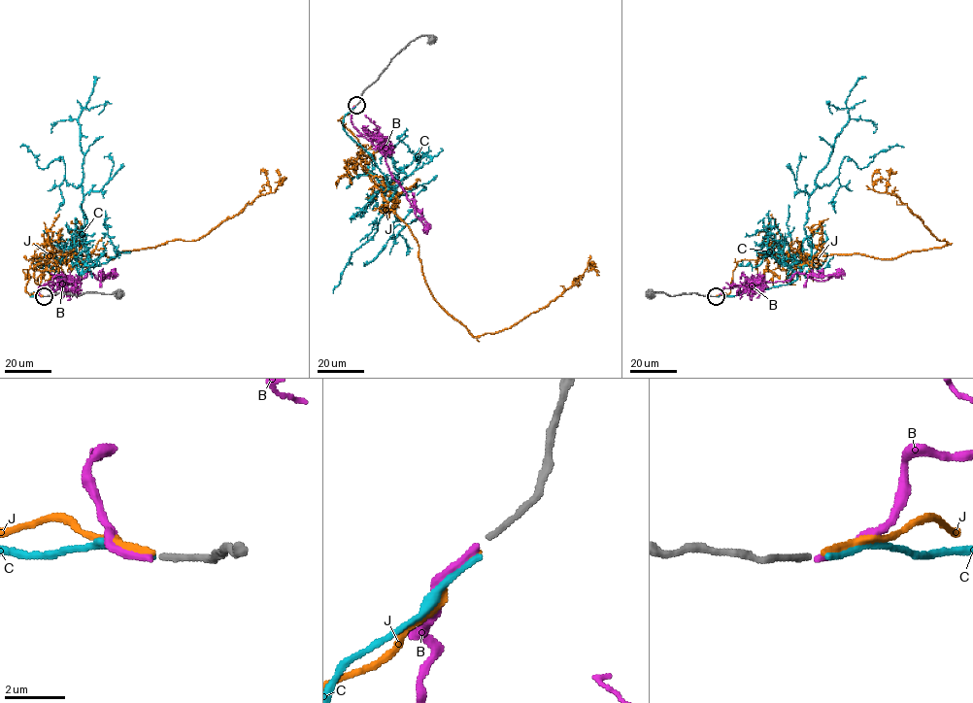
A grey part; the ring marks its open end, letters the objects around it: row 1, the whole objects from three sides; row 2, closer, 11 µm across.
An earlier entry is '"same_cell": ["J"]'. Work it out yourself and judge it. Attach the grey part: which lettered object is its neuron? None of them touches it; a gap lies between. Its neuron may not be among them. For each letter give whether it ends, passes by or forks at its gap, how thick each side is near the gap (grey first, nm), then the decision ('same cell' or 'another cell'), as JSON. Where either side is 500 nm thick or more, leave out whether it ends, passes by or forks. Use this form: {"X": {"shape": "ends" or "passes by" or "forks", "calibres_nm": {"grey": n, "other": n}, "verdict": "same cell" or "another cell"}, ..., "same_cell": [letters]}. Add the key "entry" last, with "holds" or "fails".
{"B": {"shape": "ends", "calibres_nm": {"grey": 200, "other": 200}, "verdict": "another cell"}, "C": {"shape": "ends", "calibres_nm": {"grey": 200, "other": 200}, "verdict": "another cell"}, "J": {"shape": "ends", "calibres_nm": {"grey": 200, "other": 240}, "verdict": "same cell"}, "same_cell": ["J"], "entry": "holds"}

